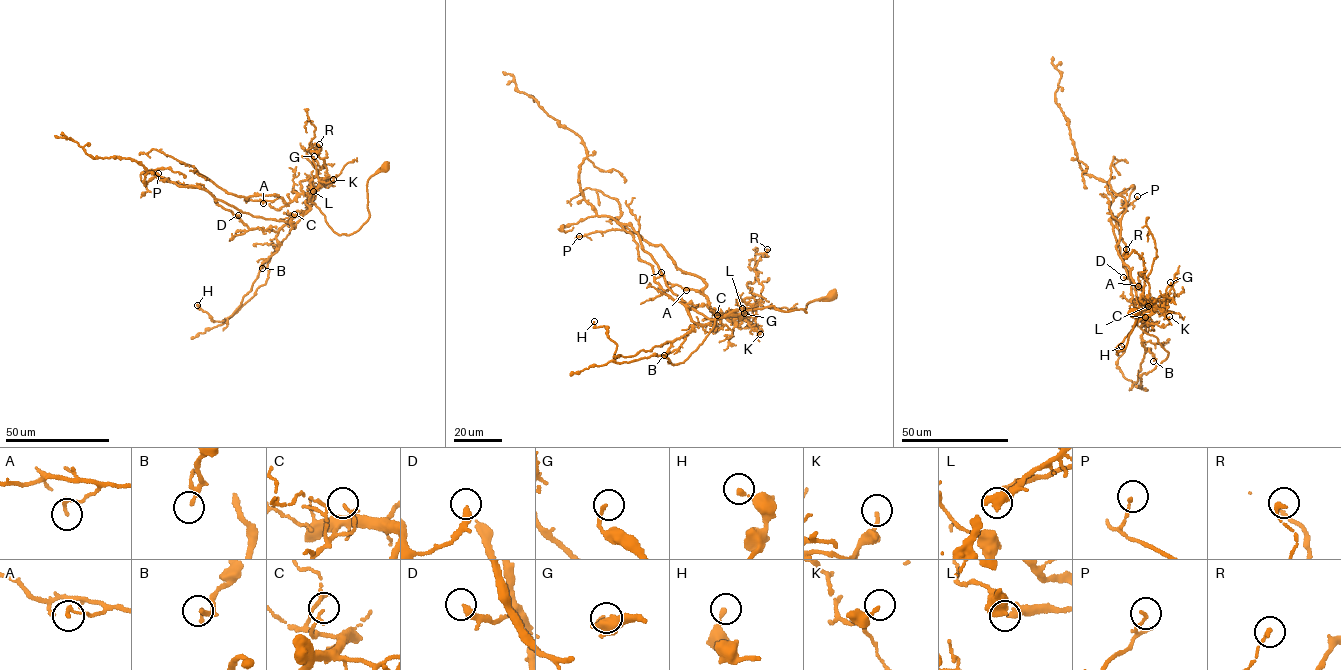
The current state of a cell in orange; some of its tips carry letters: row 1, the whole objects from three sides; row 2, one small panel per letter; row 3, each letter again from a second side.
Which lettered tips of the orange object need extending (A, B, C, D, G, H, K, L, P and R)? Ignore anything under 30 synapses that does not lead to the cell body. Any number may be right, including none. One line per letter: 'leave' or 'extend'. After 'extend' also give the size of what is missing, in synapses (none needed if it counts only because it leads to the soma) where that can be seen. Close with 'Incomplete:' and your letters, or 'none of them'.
A: leave
B: leave
C: leave
D: leave
G: leave
H: leave
K: leave
L: leave
P: leave
R: leave
Incomplete: none of them

